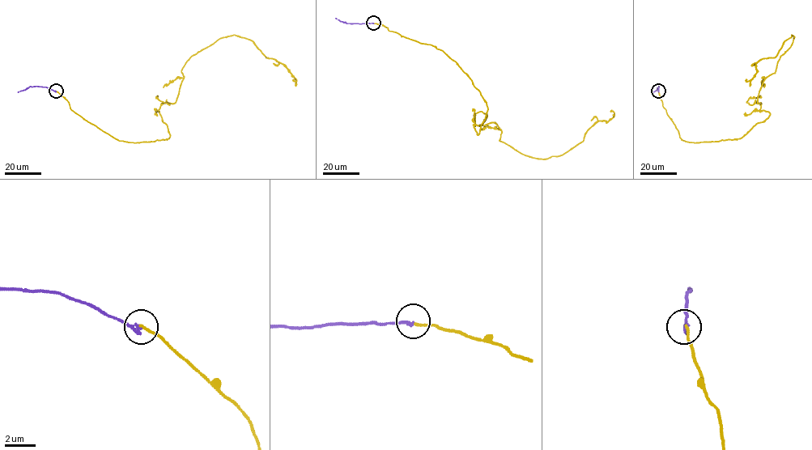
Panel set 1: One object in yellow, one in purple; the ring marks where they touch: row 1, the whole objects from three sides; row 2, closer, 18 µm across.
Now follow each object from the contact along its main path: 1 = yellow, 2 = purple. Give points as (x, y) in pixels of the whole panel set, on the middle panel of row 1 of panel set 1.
1: (373, 23), (456, 61), (487, 108), (477, 133), (495, 122), (523, 154), (562, 155), (610, 112)
2: (373, 23), (343, 23), (335, 18)

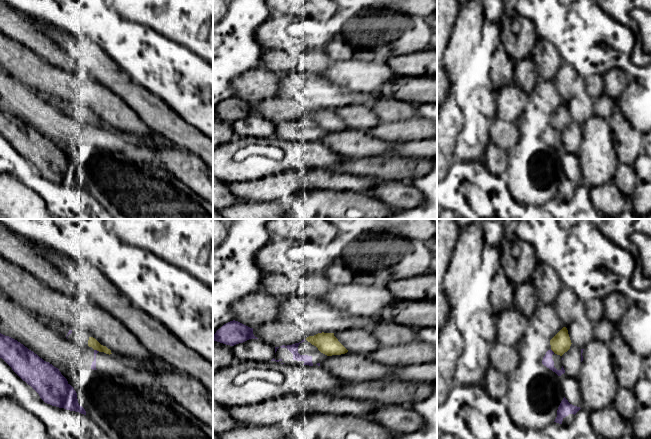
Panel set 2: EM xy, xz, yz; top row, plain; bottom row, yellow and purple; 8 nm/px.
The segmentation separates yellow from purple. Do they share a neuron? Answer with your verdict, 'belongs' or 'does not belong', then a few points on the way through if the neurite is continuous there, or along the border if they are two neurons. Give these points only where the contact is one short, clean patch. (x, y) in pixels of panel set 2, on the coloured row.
does not belong

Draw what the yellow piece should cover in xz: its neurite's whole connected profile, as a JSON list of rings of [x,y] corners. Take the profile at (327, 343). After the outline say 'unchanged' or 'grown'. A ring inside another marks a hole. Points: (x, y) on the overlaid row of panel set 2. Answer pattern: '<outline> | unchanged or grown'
[[[318,333],[314,336],[307,337],[306,340],[327,356],[341,355],[348,352],[334,336],[334,333]]] | unchanged

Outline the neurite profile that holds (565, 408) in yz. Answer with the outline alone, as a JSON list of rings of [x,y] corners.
[[[564,397],[558,407],[557,417],[554,422],[563,425],[570,425],[575,418],[575,414],[580,409],[580,407],[570,404],[568,400]]]

